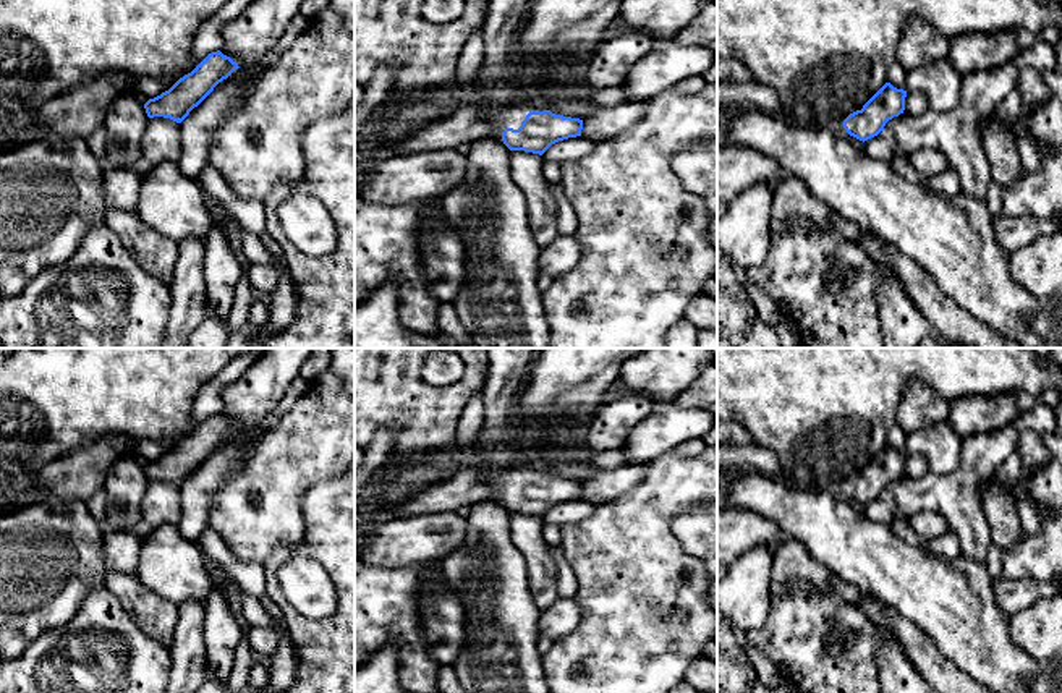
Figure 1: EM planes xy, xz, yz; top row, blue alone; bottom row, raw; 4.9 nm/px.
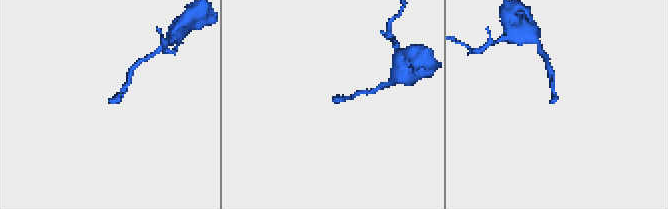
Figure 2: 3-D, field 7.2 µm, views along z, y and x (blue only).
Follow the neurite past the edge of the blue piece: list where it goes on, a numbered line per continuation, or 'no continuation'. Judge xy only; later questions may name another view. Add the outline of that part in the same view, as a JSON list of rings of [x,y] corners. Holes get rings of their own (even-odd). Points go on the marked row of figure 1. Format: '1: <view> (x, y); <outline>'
no continuation

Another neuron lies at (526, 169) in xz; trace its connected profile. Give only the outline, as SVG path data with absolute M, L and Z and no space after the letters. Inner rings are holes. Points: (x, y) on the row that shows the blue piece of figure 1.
M510 151L512 178L528 199L528 225L542 249L555 240L557 206L544 175L544 157L525 151Z

